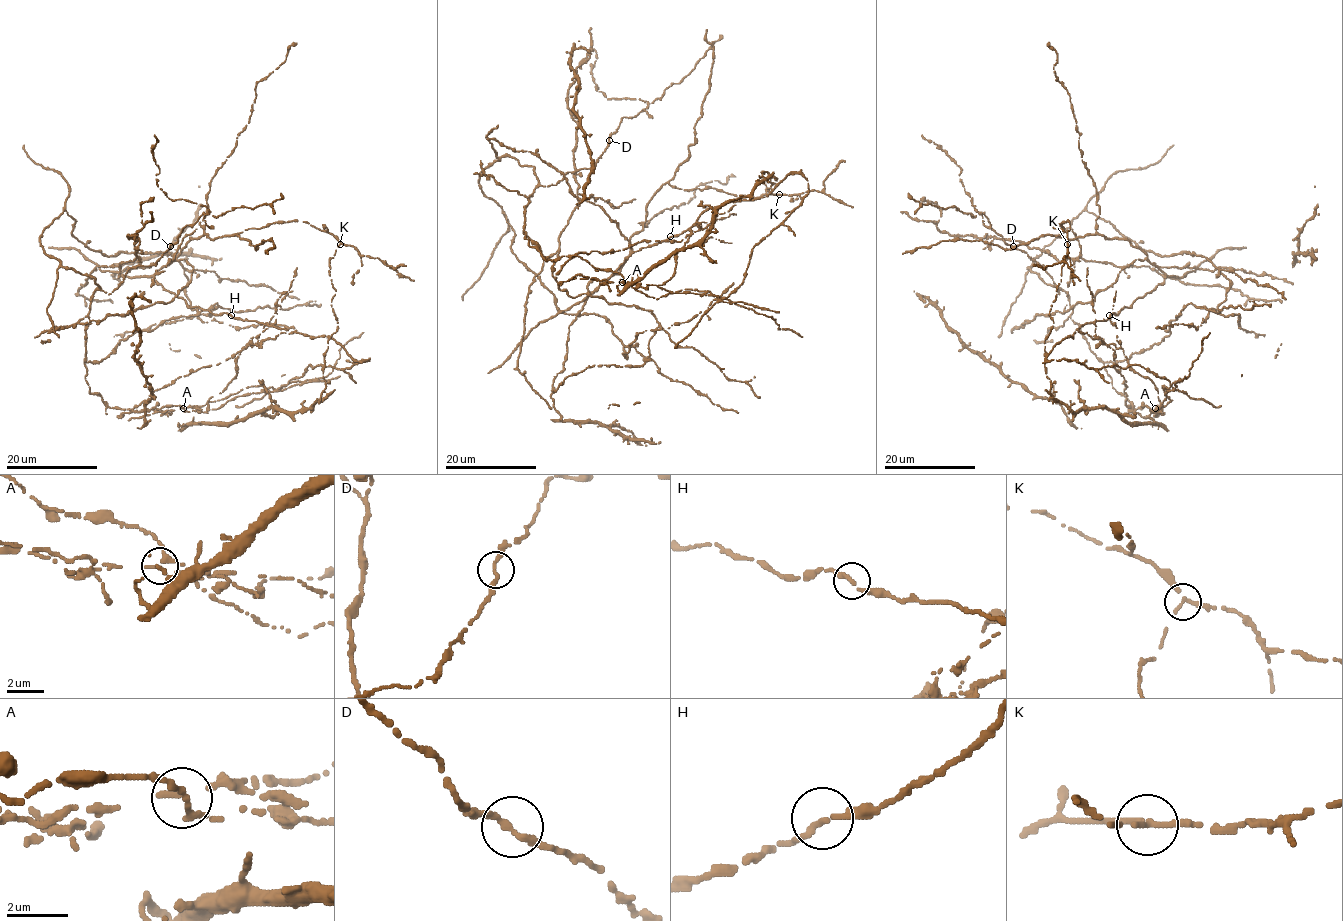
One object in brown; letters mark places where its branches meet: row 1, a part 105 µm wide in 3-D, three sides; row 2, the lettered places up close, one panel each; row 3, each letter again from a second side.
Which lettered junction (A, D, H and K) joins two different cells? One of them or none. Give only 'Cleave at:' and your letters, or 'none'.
Cleave at: K

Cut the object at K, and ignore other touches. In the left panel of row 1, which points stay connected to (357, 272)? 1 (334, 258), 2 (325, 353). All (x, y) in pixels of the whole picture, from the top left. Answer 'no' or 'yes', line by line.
1: no
2: no

